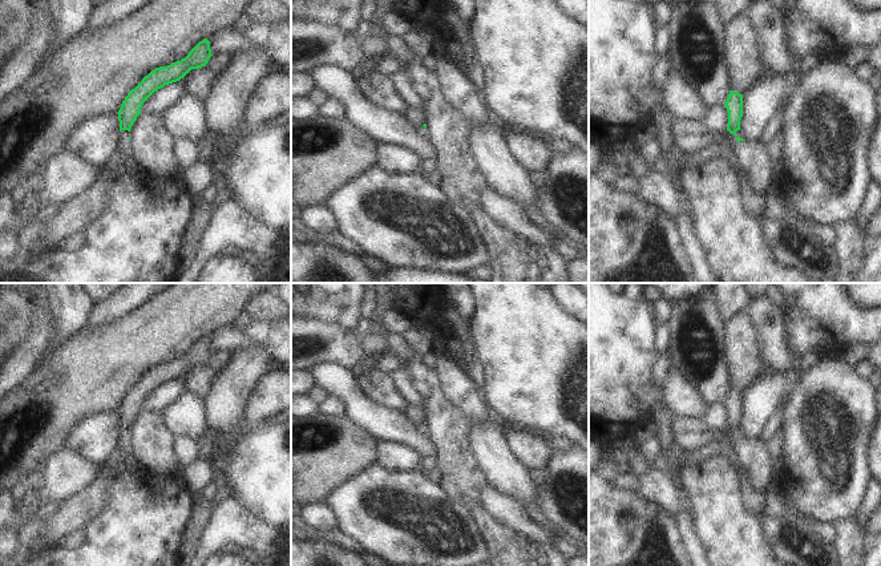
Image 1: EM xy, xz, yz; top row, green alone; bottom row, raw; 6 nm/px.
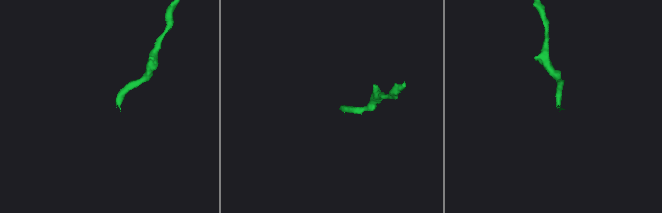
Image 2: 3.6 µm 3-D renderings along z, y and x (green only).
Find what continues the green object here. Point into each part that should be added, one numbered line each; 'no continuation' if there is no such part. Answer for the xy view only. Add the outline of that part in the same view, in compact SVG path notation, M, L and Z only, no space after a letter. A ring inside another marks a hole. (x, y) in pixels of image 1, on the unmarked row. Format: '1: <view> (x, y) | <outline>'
1: xy (124, 441) | M128 428L120 429L118 445L117 445L114 456L110 460L120 461L122 460L124 453L132 453L129 434L130 432Z

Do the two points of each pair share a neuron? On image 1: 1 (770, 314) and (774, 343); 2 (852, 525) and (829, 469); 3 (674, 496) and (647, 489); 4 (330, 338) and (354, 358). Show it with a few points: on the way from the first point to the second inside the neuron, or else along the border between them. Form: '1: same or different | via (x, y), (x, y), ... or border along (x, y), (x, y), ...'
1: same | via (770, 320), (771, 336)
2: different | border along (856, 513), (832, 522)
3: same | via (667, 496), (661, 489), (654, 489)
4: same | via (335, 343), (348, 354)

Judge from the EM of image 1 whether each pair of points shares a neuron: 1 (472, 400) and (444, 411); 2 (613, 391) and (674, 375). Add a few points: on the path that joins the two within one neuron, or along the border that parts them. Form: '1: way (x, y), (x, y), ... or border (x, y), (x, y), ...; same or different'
1: border (439, 379), (441, 395), (463, 415); different
2: border (662, 385), (665, 403); different

